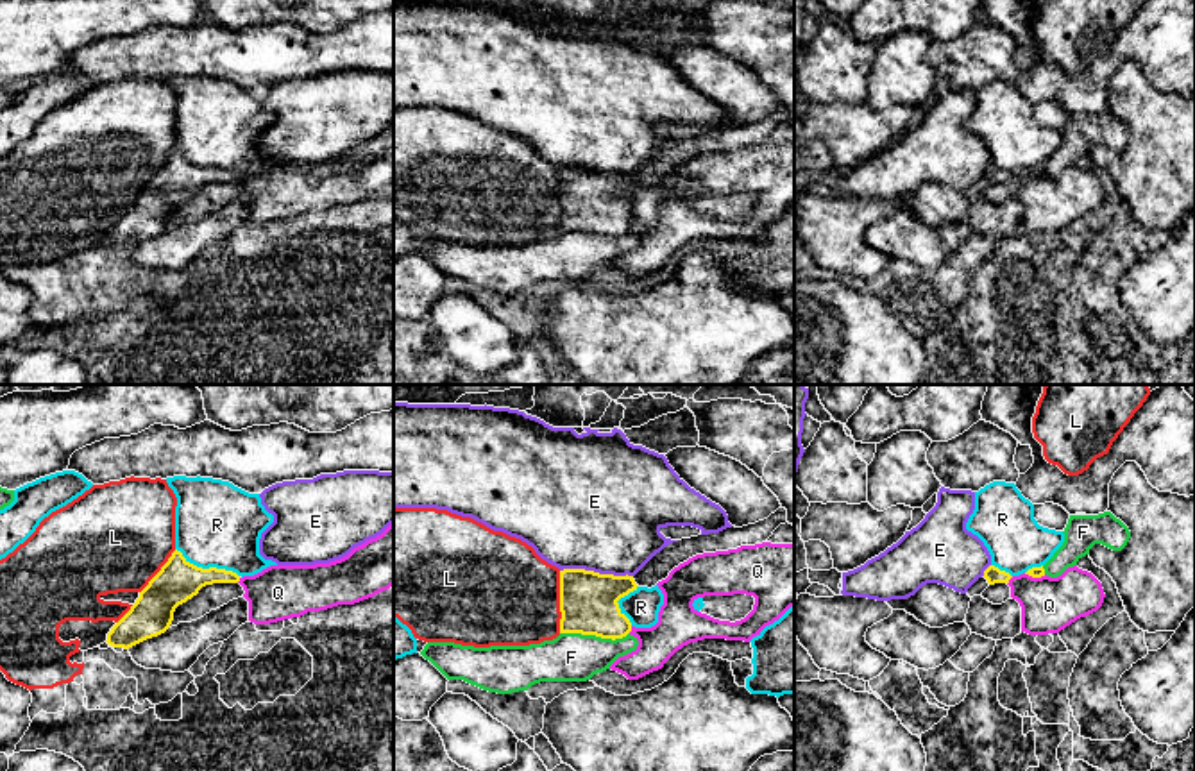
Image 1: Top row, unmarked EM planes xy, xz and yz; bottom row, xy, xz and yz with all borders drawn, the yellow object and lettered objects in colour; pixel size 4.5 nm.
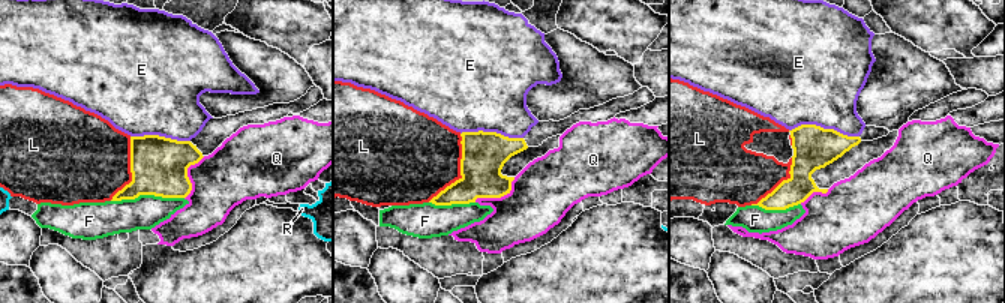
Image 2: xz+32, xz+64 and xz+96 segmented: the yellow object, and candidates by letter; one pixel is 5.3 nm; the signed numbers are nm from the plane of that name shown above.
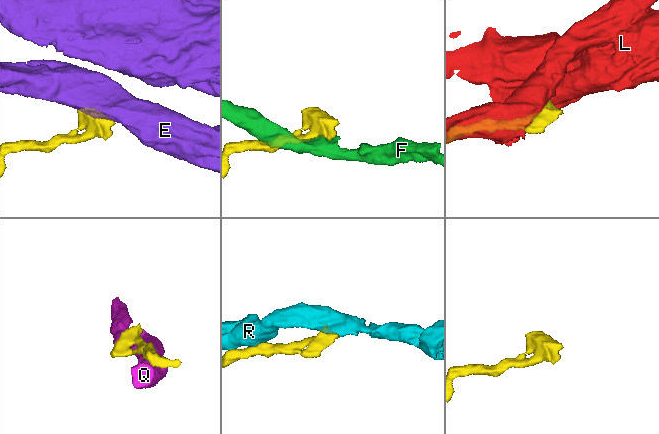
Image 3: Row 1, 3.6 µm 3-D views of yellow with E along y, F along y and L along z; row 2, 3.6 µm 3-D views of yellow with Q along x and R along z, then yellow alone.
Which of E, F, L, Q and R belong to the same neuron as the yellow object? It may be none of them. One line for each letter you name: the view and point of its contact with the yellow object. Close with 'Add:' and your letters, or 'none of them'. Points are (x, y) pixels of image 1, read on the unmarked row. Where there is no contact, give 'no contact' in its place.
Add: none of them

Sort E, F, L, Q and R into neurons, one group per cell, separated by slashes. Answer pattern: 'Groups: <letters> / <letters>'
Groups: E / F / L / Q / R

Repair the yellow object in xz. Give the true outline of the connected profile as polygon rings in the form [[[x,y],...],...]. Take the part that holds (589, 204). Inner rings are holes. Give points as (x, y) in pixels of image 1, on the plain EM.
[[[778,107],[767,118],[719,132],[682,138],[657,152],[635,175],[599,174],[585,168],[560,170],[560,233],[623,238],[631,231],[619,199],[639,186],[655,186],[689,157],[703,152],[728,150],[767,141],[773,131],[787,122],[787,109]]]

